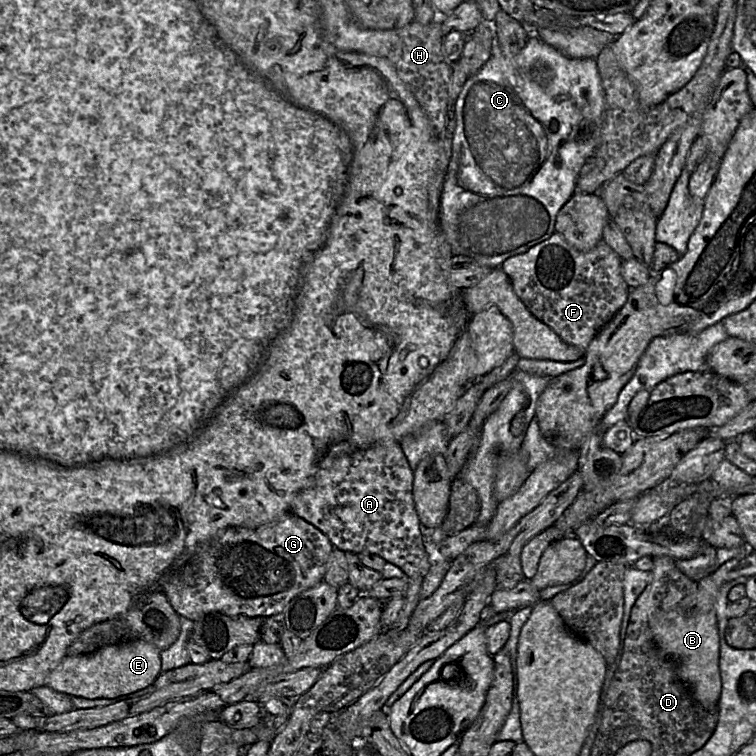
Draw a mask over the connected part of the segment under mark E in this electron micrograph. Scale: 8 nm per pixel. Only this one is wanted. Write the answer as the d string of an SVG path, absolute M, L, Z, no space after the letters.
M136 640L99 648L93 653L66 656L49 674L46 686L69 696L112 699L154 684L161 673L160 652L154 645Z

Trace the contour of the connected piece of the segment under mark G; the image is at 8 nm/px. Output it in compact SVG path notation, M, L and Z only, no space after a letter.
M293 513L257 528L229 526L201 542L187 560L173 564L162 577L162 591L176 613L192 621L211 612L233 618L279 616L295 596L324 580L333 548L321 530Z

